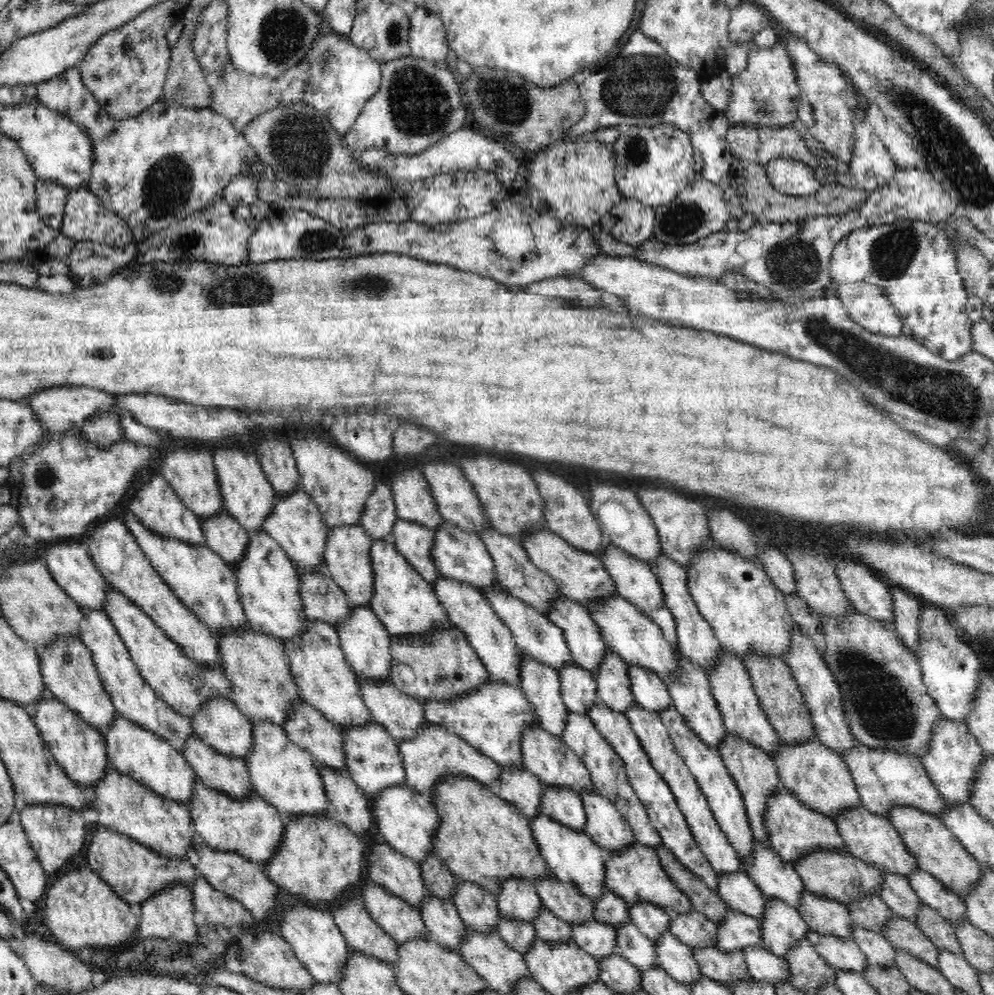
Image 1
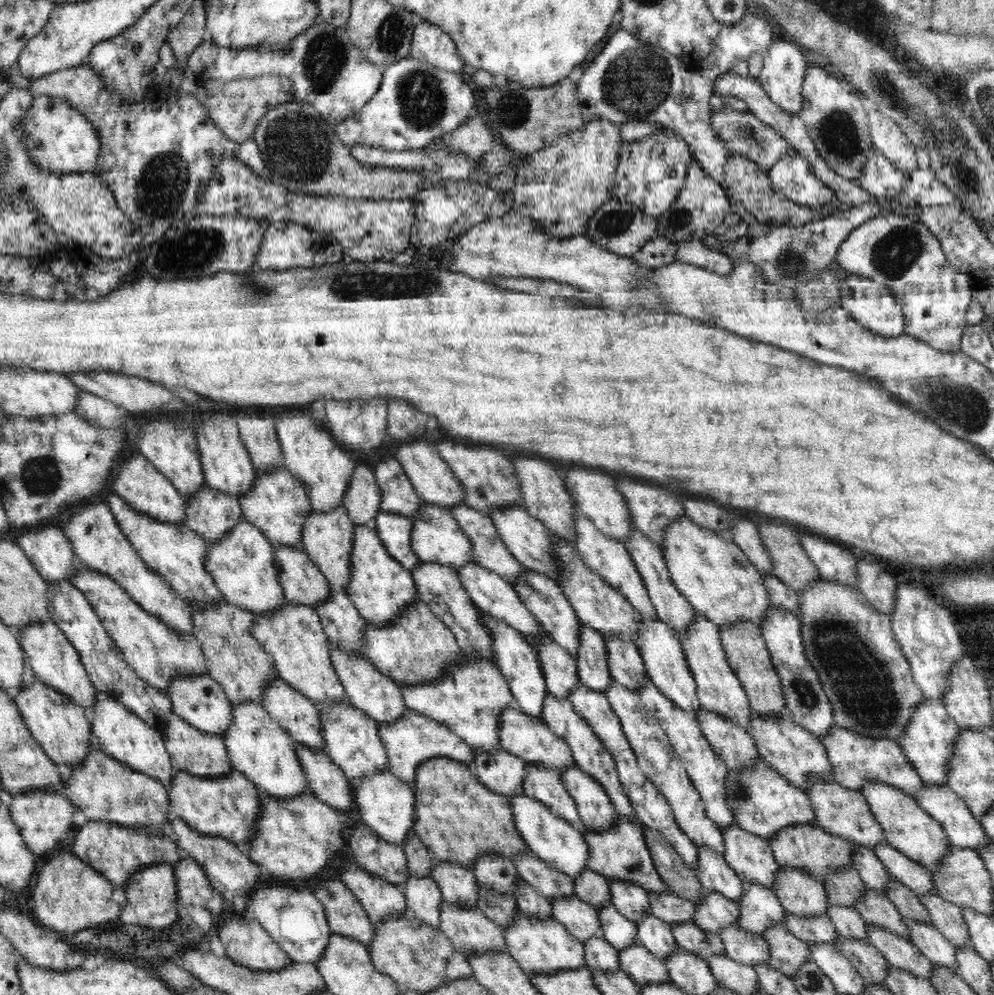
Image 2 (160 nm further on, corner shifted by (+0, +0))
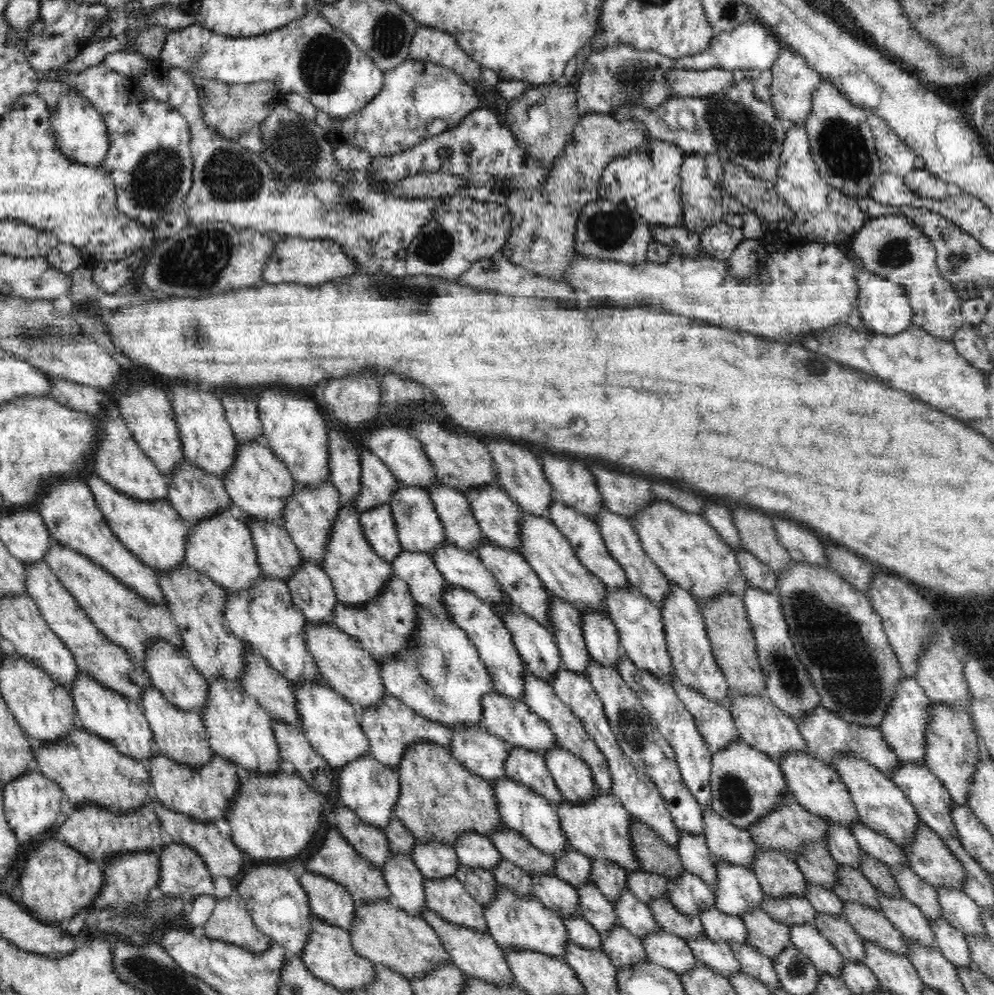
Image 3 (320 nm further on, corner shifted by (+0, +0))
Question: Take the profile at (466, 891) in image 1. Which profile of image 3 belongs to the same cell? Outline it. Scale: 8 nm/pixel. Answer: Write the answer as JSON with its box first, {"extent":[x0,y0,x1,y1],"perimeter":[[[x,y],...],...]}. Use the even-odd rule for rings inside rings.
{"extent":[411,841,460,879],"perimeter":[[[418,841],[411,857],[420,872],[430,879],[454,876],[460,864],[453,846],[438,842],[425,844]]]}

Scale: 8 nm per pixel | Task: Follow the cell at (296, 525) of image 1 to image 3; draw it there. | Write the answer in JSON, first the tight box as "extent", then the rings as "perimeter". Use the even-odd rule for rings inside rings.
{"extent":[222,441,296,524],"perimeter":[[[237,441],[232,468],[222,479],[236,507],[256,519],[281,524],[281,514],[296,482],[288,467],[264,441]]]}

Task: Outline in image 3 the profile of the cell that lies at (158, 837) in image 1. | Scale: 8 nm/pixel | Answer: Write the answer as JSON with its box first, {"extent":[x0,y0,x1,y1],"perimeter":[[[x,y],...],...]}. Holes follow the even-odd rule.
{"extent":[33,724,152,813],"perimeter":[[[80,724],[66,738],[42,743],[42,750],[38,748],[33,753],[38,771],[60,785],[75,806],[96,803],[106,810],[129,813],[149,804],[152,798],[152,779],[146,761],[120,753],[112,742],[88,733]]]}

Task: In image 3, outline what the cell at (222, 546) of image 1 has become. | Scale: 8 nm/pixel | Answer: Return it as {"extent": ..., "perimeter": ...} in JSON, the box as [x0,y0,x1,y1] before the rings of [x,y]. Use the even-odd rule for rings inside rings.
{"extent":[167,461,232,524],"perimeter":[[[182,461],[171,472],[171,478],[168,478],[168,481],[167,498],[187,524],[200,522],[200,519],[216,514],[216,511],[229,509],[232,504],[222,478],[218,477],[218,475],[206,473],[206,471],[188,461]]]}

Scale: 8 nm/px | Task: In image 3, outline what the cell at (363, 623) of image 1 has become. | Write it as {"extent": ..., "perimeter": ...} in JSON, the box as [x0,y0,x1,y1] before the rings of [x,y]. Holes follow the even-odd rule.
{"extent":[285,561,338,623],"perimeter":[[[302,561],[285,582],[293,603],[314,623],[334,623],[333,608],[338,602],[330,577],[321,566]]]}

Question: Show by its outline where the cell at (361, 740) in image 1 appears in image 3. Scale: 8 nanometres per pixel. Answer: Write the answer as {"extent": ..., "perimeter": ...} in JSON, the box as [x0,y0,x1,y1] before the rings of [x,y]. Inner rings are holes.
{"extent":[292,681,370,770],"perimeter":[[[296,681],[292,682],[292,687],[304,737],[328,765],[339,770],[356,761],[359,756],[368,754],[370,741],[360,725],[359,710],[356,707],[324,682]]]}

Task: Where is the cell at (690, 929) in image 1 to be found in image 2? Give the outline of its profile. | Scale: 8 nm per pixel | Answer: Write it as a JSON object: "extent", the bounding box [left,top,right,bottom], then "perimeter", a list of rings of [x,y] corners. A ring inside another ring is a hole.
{"extent":[650,890,695,924],"perimeter":[[[670,890],[659,893],[650,893],[651,913],[671,924],[693,921],[695,911],[694,902],[672,893]]]}

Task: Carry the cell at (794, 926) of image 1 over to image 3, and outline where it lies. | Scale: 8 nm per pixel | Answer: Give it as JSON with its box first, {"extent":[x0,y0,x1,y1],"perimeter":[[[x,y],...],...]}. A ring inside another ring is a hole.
{"extent":[712,855,765,917],"perimeter":[[[715,855],[712,860],[717,870],[717,883],[712,889],[718,910],[740,917],[752,909],[761,908],[765,894],[751,868],[722,861]]]}

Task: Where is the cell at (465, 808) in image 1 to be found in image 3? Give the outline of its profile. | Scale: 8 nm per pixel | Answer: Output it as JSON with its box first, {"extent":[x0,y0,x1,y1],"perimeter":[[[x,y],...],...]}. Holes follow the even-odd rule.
{"extent":[393,742,504,846],"perimeter":[[[414,742],[404,751],[396,772],[400,778],[400,796],[393,806],[394,814],[420,842],[438,842],[454,846],[456,840],[465,835],[465,832],[476,831],[477,834],[490,836],[492,831],[504,825],[493,785],[468,771],[452,756],[449,748],[432,742]]]}

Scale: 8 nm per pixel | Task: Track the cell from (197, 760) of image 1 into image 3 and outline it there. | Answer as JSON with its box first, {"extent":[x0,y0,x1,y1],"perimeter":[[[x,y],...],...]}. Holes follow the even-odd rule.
{"extent":[141,685,215,768],"perimeter":[[[154,685],[143,688],[141,700],[144,703],[142,707],[145,718],[154,734],[157,752],[172,758],[179,764],[188,764],[191,768],[200,768],[210,762],[209,760],[215,752],[208,743],[206,726],[204,726],[201,716],[193,712],[185,712],[172,705]]]}

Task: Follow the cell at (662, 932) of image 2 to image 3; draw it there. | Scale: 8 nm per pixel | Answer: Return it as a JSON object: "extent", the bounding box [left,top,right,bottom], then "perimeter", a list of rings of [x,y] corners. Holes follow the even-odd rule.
{"extent":[613,889,660,938],"perimeter":[[[629,889],[621,890],[619,899],[613,905],[619,924],[637,937],[646,938],[660,929],[650,907]]]}

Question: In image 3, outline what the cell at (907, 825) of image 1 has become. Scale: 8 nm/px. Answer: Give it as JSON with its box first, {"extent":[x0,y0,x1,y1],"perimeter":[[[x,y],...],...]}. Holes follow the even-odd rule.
{"extent":[833,756,921,848],"perimeter":[[[842,756],[834,761],[833,768],[848,787],[853,805],[861,821],[876,832],[883,834],[901,848],[912,844],[914,833],[921,822],[914,805],[904,796],[902,790],[887,778],[876,766],[855,756]]]}

